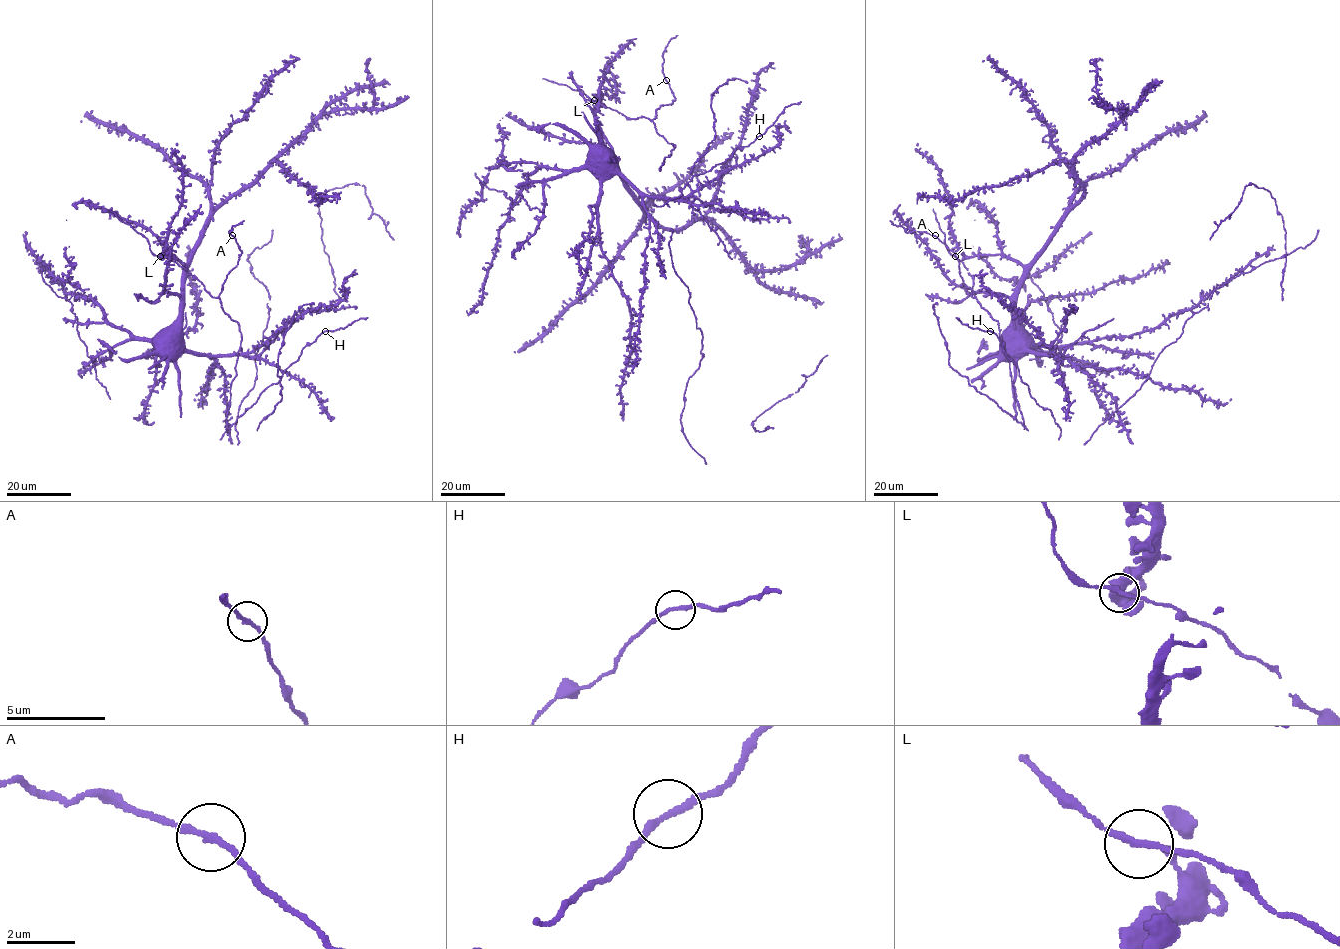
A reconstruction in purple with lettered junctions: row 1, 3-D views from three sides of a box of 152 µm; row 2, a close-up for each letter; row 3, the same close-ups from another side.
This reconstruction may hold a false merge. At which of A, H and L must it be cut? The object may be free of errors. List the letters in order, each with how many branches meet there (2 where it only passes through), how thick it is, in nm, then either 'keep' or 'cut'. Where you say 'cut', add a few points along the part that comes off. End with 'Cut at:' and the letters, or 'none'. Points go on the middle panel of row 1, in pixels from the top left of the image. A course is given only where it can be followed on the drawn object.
A: 2 | 180 nm | keep
H: 2 | 190 nm | keep
L: 2 | 180 nm | keep
Cut at: none

